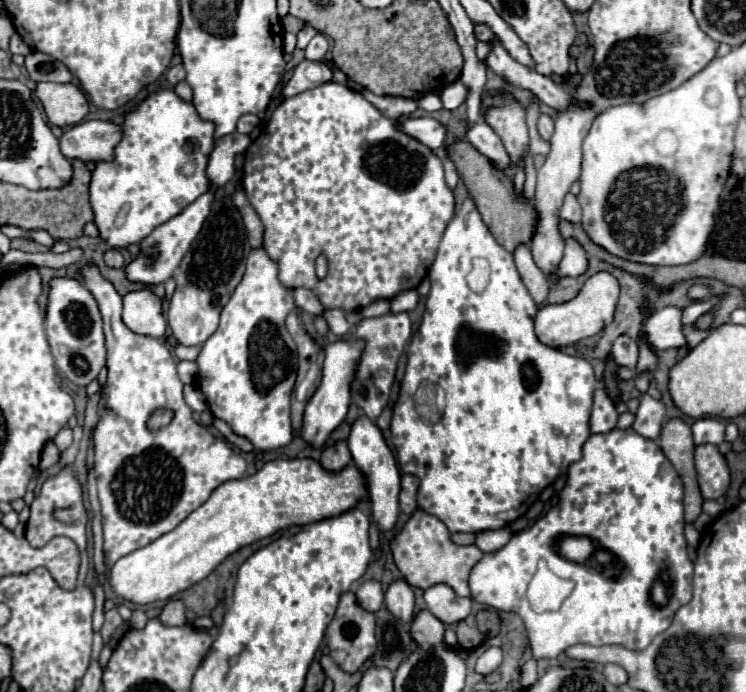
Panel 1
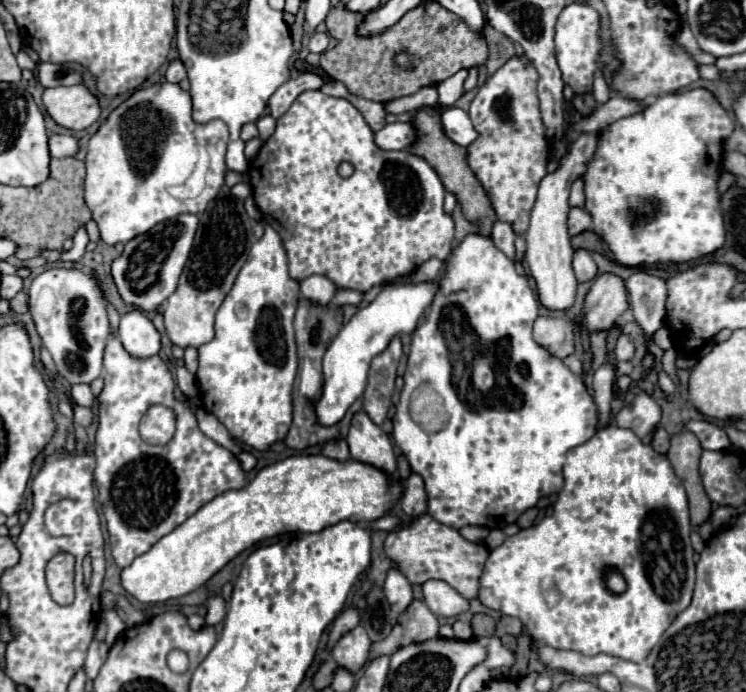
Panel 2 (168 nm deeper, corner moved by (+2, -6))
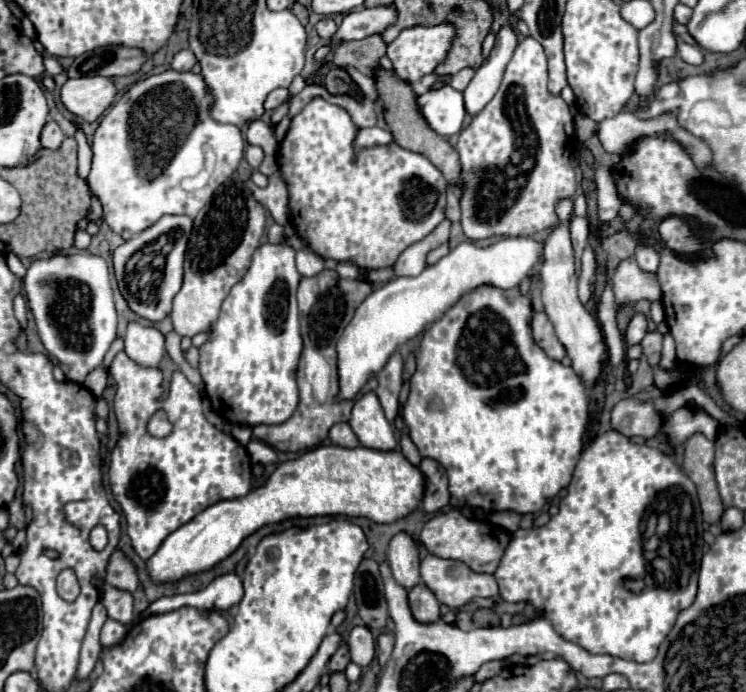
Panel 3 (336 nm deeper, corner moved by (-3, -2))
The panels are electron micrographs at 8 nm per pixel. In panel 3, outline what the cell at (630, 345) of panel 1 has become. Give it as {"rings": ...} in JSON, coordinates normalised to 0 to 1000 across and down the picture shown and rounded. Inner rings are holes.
{"rings":[[[853,451],[850,460],[845,462],[842,477],[839,477],[839,486],[836,486],[839,500],[850,500],[850,497],[855,497],[855,494],[863,488],[863,483],[866,483],[866,471],[869,471],[866,457],[863,457],[861,451]]]}

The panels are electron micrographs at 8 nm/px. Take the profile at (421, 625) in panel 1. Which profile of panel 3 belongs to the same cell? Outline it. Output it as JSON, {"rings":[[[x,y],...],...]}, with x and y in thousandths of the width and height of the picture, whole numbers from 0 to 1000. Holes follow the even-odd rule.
{"rings":[[[560,844],[547,855],[550,882],[563,899],[584,899],[590,893],[590,873],[574,847]]]}

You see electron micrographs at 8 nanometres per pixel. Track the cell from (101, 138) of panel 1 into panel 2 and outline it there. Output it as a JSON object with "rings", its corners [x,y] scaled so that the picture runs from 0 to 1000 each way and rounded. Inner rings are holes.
{"rings":[[[74,194],[66,199],[66,220],[71,228],[90,228],[101,225],[109,217],[106,199],[95,194]]]}

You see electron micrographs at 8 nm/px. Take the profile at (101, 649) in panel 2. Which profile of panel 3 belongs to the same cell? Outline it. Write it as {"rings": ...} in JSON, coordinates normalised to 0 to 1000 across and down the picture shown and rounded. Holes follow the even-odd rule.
{"rings":[[[145,893],[137,905],[137,916],[134,916],[134,931],[137,936],[147,936],[153,931],[158,931],[169,916],[169,908],[164,899],[150,899],[150,893]]]}

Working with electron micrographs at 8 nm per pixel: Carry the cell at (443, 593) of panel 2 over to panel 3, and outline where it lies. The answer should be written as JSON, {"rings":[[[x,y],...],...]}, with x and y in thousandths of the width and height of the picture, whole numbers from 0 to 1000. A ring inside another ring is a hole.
{"rings":[[[574,801],[566,809],[563,829],[587,870],[603,879],[617,879],[633,864],[668,861],[662,829],[638,829],[622,812],[584,806],[584,801]]]}

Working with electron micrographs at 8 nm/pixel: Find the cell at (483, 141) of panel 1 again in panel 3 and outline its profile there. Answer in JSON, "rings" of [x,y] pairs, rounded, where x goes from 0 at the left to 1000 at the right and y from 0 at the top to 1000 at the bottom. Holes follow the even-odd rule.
{"rings":[[[603,121],[571,130],[558,142],[558,150],[563,156],[563,165],[584,194],[603,197],[619,188],[625,168],[619,133],[609,130]]]}

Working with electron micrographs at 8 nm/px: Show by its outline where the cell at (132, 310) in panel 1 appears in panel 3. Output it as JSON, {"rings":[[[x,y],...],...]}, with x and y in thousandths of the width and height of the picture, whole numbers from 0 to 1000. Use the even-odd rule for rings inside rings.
{"rings":[[[177,465],[166,486],[166,509],[185,529],[209,532],[220,514],[220,486],[204,471]]]}

